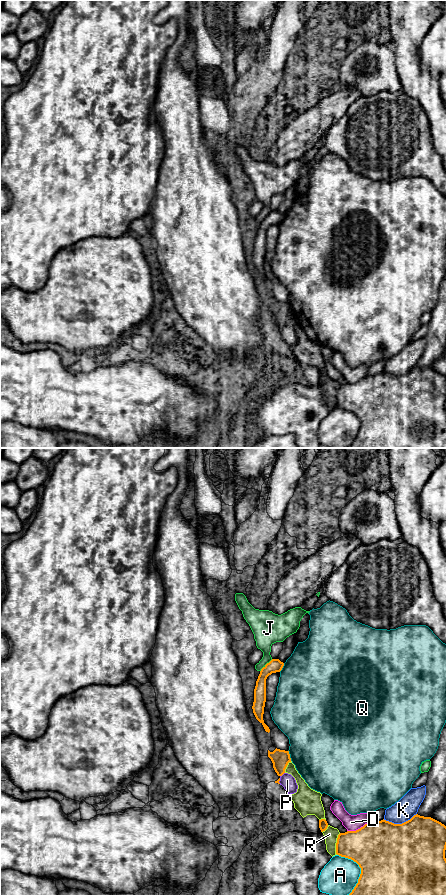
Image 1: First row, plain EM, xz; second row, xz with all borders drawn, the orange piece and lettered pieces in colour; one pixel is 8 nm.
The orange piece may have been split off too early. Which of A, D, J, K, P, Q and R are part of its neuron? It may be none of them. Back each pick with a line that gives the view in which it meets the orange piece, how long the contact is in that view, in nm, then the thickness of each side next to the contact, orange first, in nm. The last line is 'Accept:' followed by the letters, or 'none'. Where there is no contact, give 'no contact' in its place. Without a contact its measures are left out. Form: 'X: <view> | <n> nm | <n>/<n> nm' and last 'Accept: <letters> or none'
Accept: none

